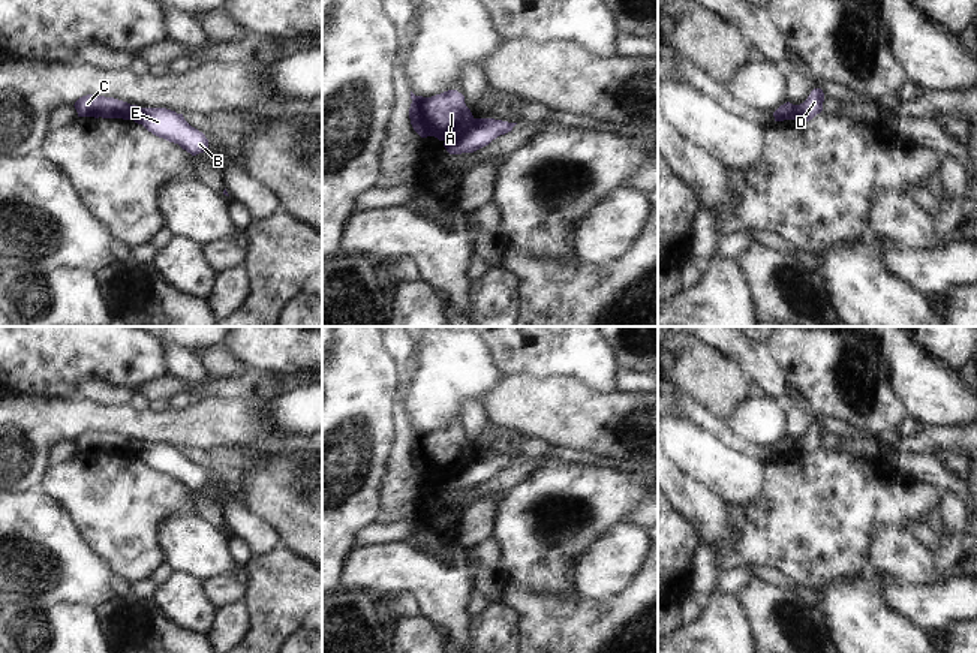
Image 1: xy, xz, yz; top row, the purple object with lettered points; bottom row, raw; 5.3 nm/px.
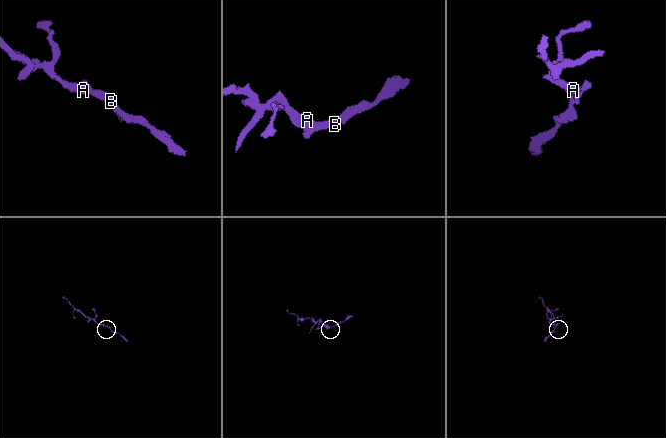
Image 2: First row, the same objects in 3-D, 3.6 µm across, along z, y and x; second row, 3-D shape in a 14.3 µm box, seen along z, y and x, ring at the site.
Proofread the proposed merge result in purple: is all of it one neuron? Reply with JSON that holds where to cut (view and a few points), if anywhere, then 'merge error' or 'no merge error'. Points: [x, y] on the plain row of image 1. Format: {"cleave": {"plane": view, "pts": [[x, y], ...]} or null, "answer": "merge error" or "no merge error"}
{"cleave": {"plane": "xz", "pts": [[474, 454], [460, 469], [445, 477]]}, "answer": "merge error"}

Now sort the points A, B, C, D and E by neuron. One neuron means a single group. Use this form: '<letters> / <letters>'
A C / B D E

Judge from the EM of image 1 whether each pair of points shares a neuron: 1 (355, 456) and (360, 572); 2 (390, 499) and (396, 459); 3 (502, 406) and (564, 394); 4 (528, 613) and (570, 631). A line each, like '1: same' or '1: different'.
1: different
2: same
3: same
4: same

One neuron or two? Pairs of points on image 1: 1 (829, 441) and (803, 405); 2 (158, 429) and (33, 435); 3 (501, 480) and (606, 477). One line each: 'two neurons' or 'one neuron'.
1: two neurons
2: one neuron
3: two neurons

